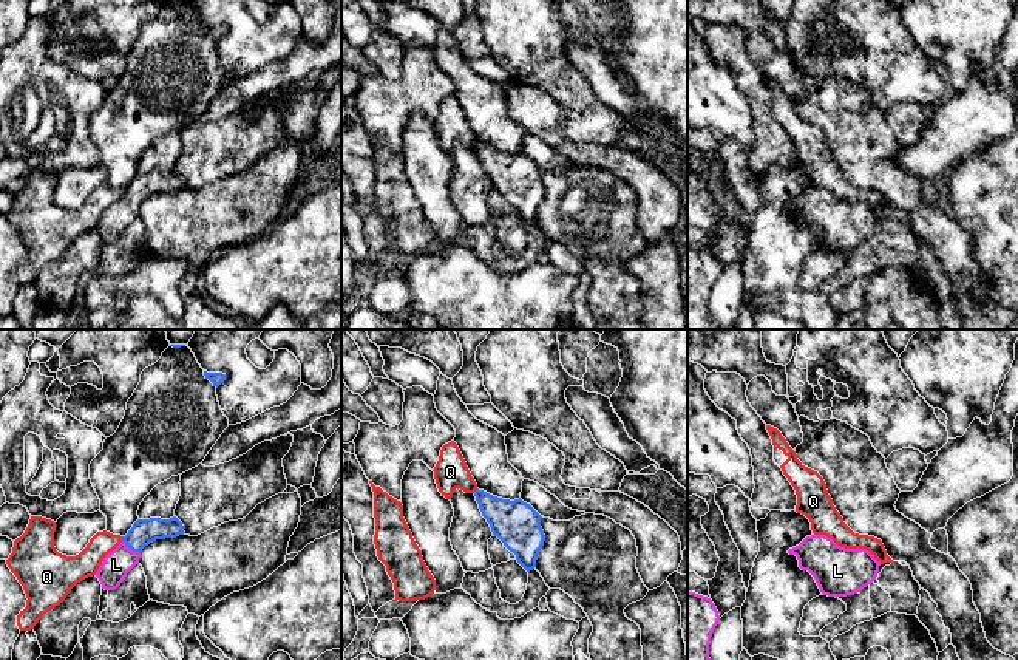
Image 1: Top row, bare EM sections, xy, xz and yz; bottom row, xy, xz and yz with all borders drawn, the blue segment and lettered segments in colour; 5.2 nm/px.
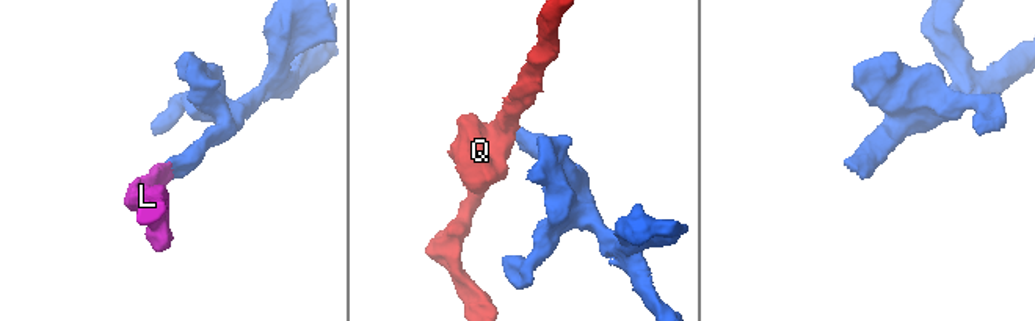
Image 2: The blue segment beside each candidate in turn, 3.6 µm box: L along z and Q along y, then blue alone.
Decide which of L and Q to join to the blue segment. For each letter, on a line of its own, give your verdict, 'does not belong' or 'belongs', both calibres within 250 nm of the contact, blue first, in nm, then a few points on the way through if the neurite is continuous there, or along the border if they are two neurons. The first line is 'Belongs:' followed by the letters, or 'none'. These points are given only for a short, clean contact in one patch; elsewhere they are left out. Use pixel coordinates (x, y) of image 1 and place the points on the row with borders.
Belongs: L
L: belongs; 130 nm thick on the blue side, 150 nm on the other; runs through xy (142, 532), (132, 549), (116, 564)
Q: does not belong; 130 nm thick on the blue side, 140 nm on the other; border along xy (121, 537), (122, 540)

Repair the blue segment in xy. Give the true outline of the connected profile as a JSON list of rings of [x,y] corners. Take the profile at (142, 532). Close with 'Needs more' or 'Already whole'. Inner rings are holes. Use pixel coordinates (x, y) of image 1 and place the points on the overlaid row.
[[[176,516],[170,519],[137,519],[128,533],[122,536],[122,543],[103,558],[96,573],[102,589],[117,589],[127,573],[139,564],[145,546],[156,539],[176,538],[184,533],[184,526]]]. Needs more

